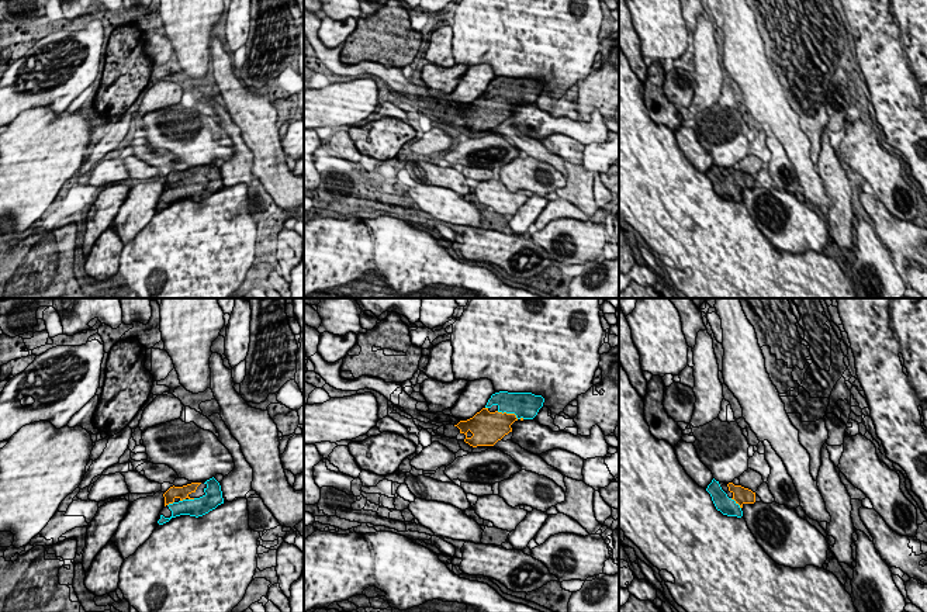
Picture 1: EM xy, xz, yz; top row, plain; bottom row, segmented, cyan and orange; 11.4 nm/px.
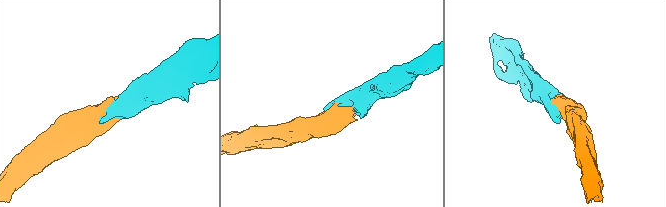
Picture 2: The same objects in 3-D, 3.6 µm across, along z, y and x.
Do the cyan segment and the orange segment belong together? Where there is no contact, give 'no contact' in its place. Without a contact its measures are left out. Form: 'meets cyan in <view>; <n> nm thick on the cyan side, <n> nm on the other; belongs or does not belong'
meets cyan in xz; 300 nm thick on the cyan side, 320 nm on the other; belongs

